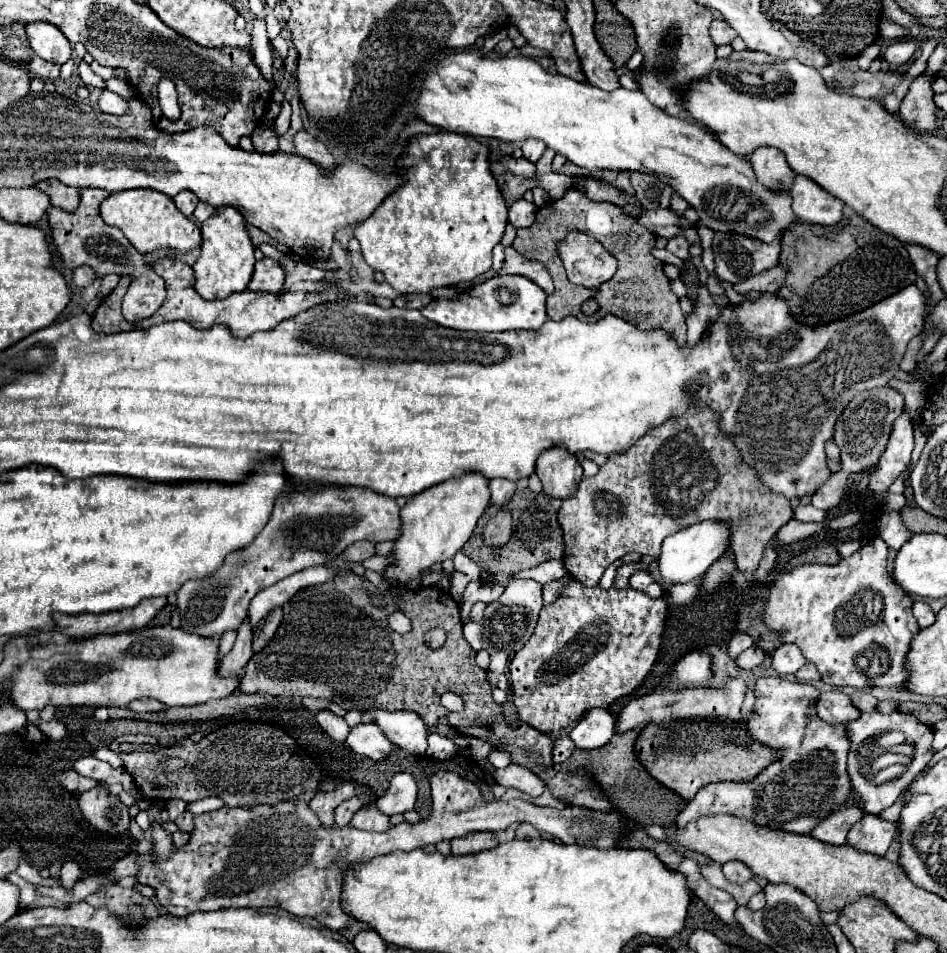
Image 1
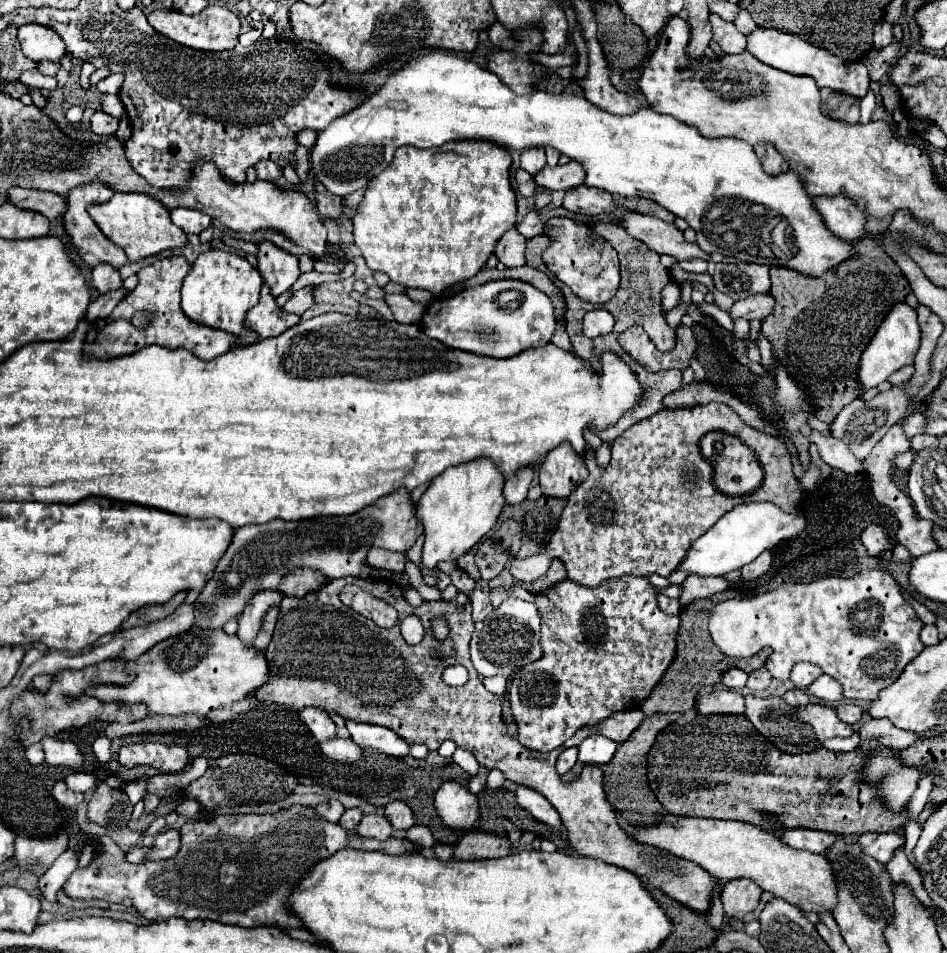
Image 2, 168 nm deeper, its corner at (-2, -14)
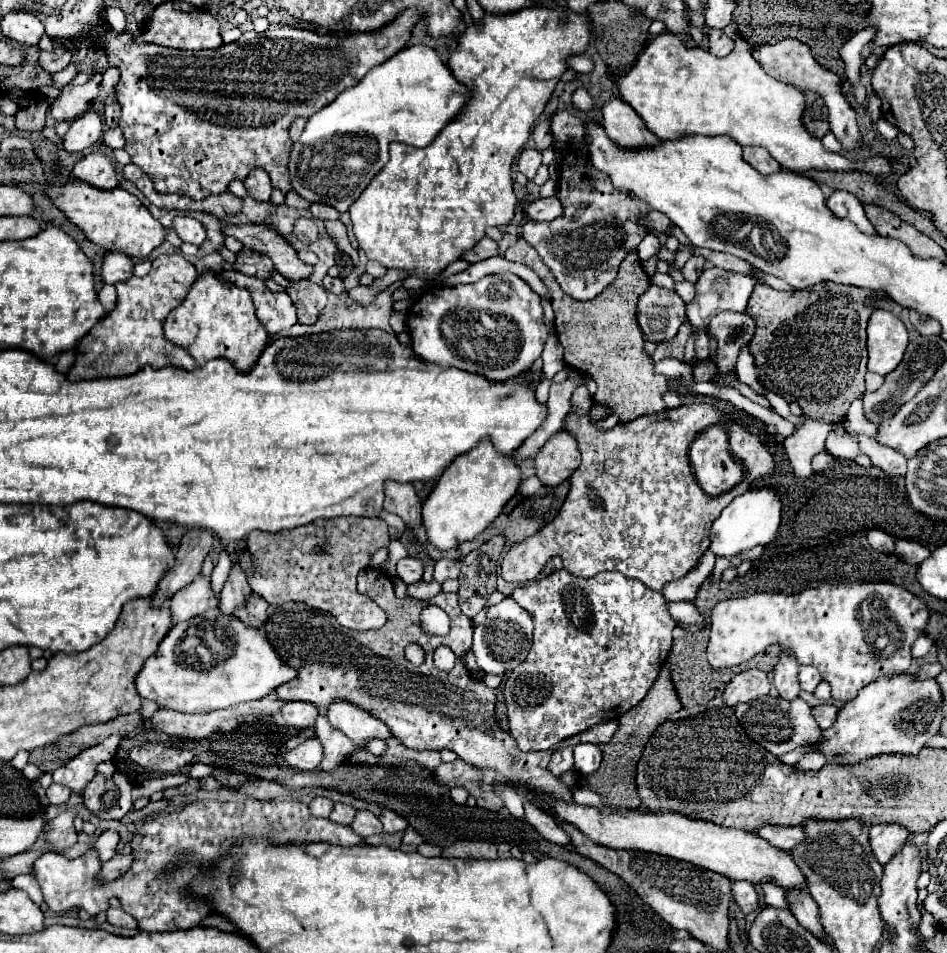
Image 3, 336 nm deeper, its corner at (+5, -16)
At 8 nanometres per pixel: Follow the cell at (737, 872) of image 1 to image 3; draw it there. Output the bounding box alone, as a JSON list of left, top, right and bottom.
[732,882,758,914]

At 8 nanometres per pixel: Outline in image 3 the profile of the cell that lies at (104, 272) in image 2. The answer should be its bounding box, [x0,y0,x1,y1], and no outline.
[102,252,132,284]

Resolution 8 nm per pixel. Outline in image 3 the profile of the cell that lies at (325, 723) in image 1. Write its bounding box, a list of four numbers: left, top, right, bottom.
[280,702,318,728]

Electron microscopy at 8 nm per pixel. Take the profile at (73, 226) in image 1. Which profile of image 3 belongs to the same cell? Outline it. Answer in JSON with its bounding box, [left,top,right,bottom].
[70,154,118,190]

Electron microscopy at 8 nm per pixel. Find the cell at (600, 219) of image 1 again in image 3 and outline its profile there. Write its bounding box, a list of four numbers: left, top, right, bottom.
[504,238,668,424]

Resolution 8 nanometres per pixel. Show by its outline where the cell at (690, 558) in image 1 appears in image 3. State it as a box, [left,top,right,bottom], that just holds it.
[710,488,780,558]

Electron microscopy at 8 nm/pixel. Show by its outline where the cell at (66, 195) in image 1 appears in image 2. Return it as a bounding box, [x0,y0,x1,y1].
[7,188,65,220]

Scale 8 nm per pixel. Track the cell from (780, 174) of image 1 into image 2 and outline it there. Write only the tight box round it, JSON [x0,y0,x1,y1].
[755,146,789,174]

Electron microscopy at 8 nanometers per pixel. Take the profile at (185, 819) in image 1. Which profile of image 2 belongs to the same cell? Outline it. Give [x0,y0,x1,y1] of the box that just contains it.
[145,830,179,860]

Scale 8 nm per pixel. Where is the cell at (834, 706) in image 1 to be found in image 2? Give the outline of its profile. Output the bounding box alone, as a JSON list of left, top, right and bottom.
[745,696,853,754]

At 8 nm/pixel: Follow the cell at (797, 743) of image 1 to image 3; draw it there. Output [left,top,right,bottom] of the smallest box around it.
[774,656,800,702]

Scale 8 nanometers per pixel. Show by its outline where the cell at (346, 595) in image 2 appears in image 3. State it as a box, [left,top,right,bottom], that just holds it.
[246,518,388,630]

